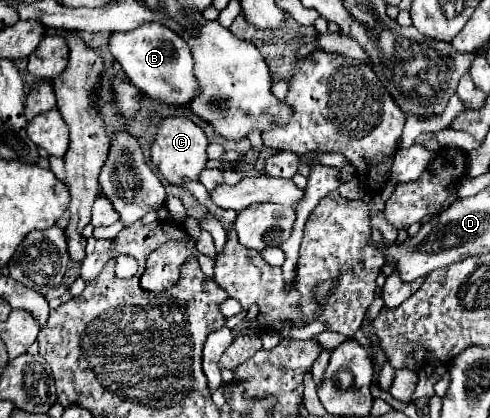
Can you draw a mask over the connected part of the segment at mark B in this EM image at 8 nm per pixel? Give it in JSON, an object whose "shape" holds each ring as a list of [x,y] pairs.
{"shape":[[[148,22],[142,24],[138,30],[130,32],[114,32],[108,40],[110,54],[120,62],[122,70],[130,78],[130,82],[140,88],[146,96],[174,106],[184,108],[188,106],[190,98],[198,94],[196,78],[194,78],[194,62],[190,54],[190,46],[186,46],[184,38],[172,32],[170,28],[162,26],[160,22]]]}

